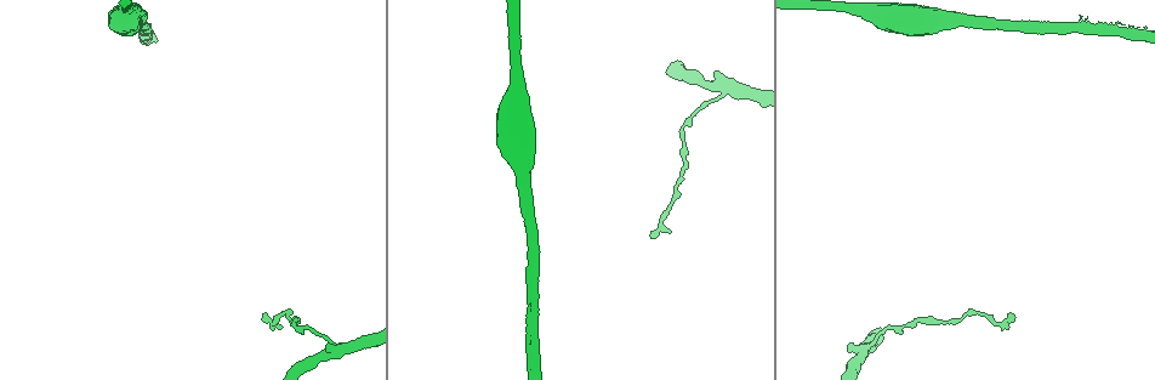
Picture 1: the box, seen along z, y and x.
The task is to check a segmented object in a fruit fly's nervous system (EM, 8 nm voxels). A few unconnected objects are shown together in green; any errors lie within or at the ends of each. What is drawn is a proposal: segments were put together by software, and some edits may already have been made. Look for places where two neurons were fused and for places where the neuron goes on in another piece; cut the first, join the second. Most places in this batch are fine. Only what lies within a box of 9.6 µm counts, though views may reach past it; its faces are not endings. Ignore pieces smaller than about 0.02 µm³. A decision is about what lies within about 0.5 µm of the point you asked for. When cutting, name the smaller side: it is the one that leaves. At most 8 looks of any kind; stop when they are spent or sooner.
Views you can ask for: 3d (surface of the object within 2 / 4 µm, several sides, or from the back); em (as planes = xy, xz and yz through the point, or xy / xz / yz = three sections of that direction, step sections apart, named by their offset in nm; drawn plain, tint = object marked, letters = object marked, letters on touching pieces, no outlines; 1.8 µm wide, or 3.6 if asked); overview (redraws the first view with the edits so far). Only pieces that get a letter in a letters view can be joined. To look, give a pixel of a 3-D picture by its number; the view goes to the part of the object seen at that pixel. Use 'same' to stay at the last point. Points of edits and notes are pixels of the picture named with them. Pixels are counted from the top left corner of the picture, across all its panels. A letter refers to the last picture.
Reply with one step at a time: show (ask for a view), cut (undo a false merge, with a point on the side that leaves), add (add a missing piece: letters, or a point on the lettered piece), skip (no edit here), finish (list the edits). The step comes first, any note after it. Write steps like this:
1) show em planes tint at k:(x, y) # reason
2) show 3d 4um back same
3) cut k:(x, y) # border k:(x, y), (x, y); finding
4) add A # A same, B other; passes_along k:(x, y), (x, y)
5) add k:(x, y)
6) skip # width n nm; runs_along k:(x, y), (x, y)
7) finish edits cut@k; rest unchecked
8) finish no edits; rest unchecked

show em planes letters at 1:(524, 172) # calibre changes

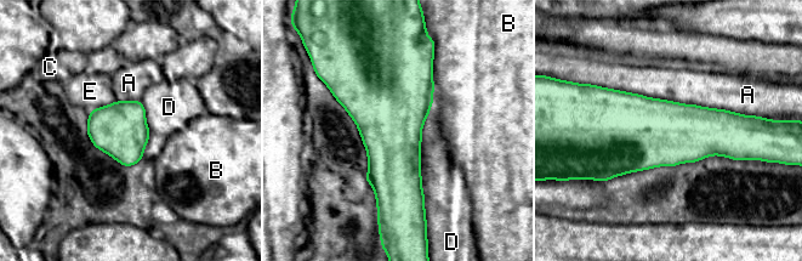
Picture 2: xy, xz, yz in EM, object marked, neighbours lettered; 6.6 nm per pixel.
skip # width 360 nm; A other, B other, C other, D other, E other; border 2:(140, 101), (151, 131); all the same neuron

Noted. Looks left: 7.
show 3d 4um at 1:(1014, 315) # end of a long branch

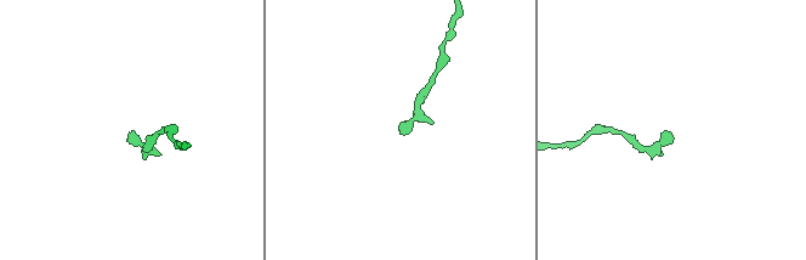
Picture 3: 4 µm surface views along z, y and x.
show em planes letters at 3:(403, 134)

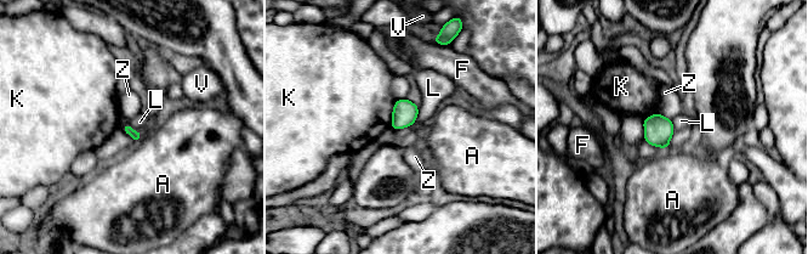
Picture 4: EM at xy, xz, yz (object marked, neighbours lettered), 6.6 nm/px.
skip # A other, F other, K other, L other, V other, Z other; border 4:(419, 107), (411, 124), (394, 129); no lettered piece goes on from it

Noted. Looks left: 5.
show em yz step 4 letters at 1:(866, 349) # two arms in line, one across

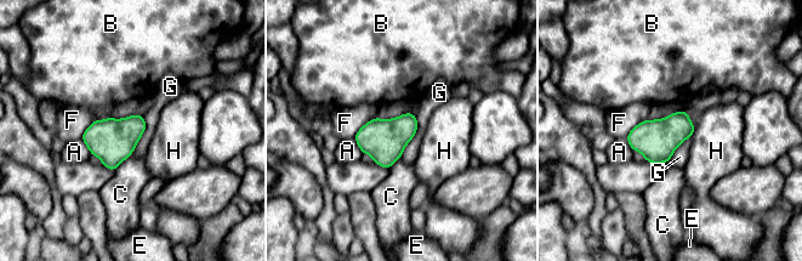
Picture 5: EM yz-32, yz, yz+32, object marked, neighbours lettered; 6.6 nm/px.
show em planes letters same

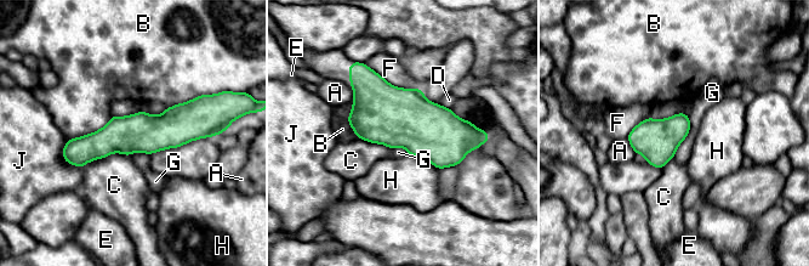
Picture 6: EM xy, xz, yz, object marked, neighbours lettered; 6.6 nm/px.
skip # A other, B other, C other, D other, E other, F other, G other, H other, J other; runs_along 6:(204, 129), (118, 135), (66, 156); continuous, no second neuron

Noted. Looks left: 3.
finish no edits; rest unchecked

